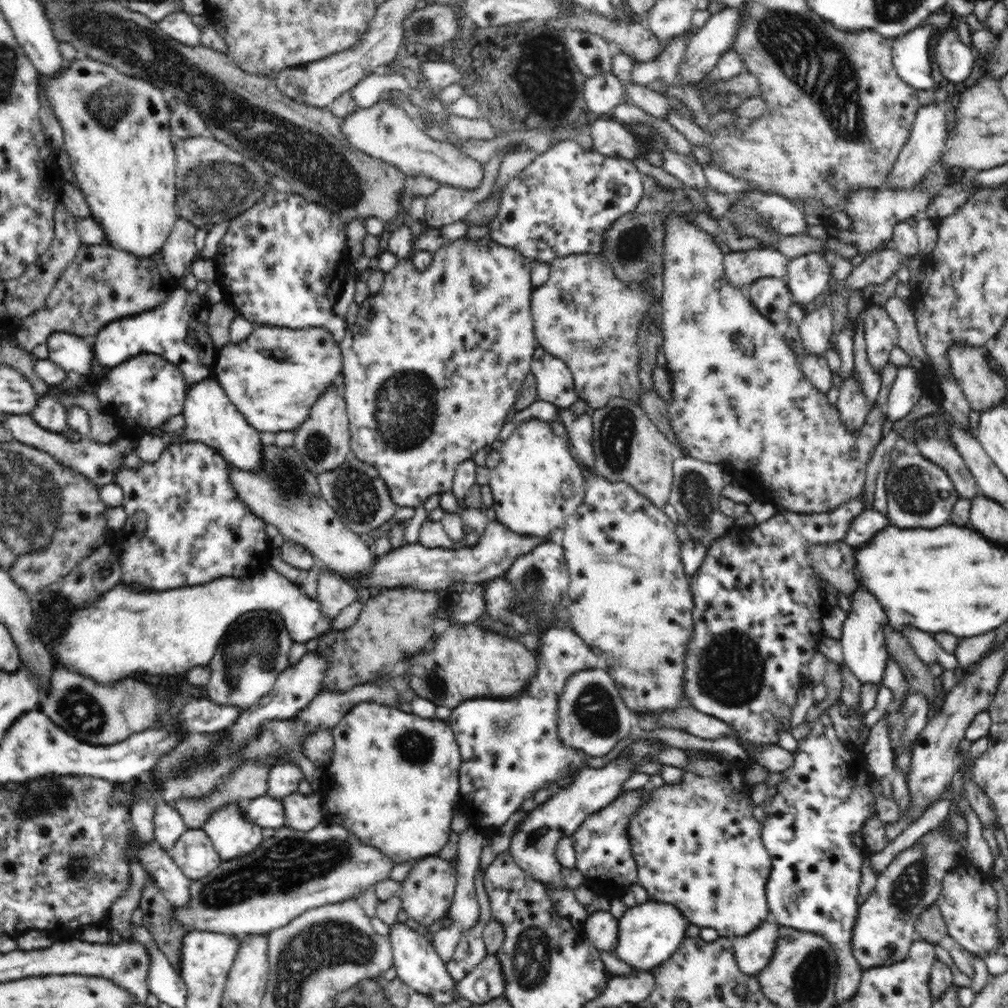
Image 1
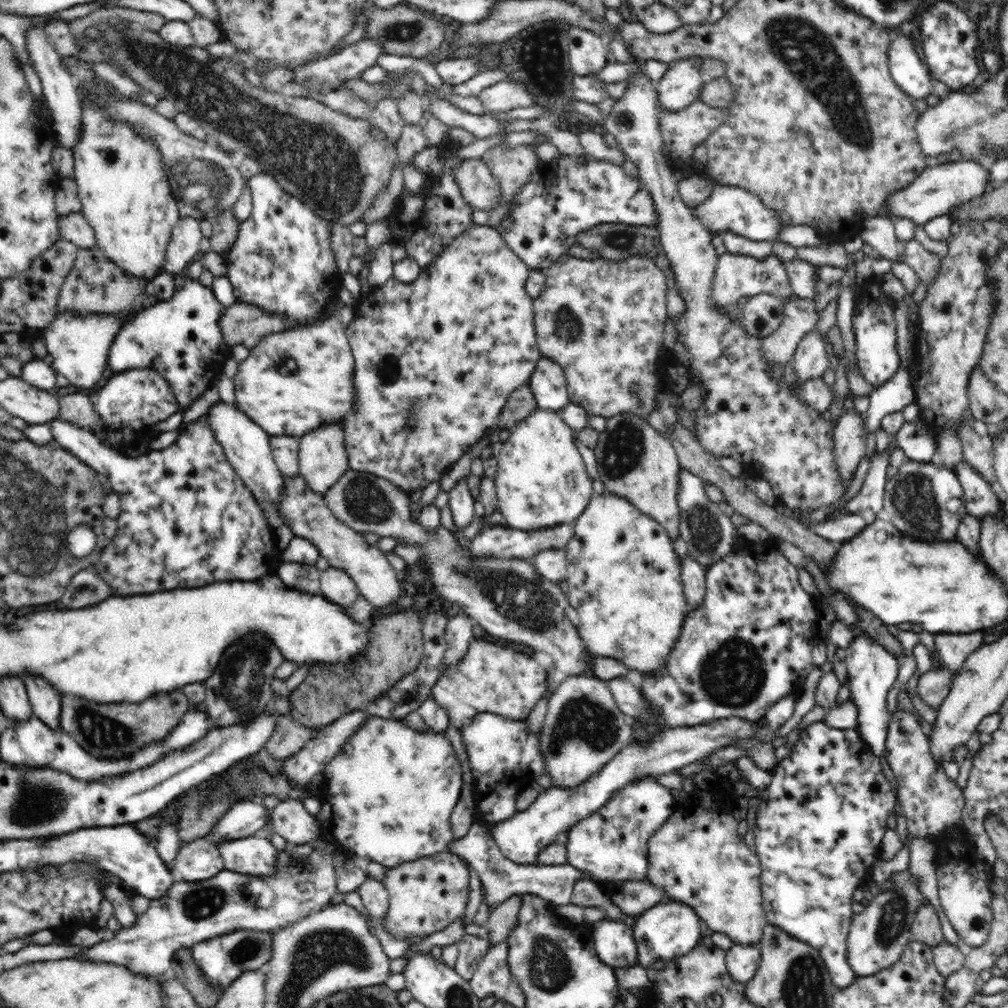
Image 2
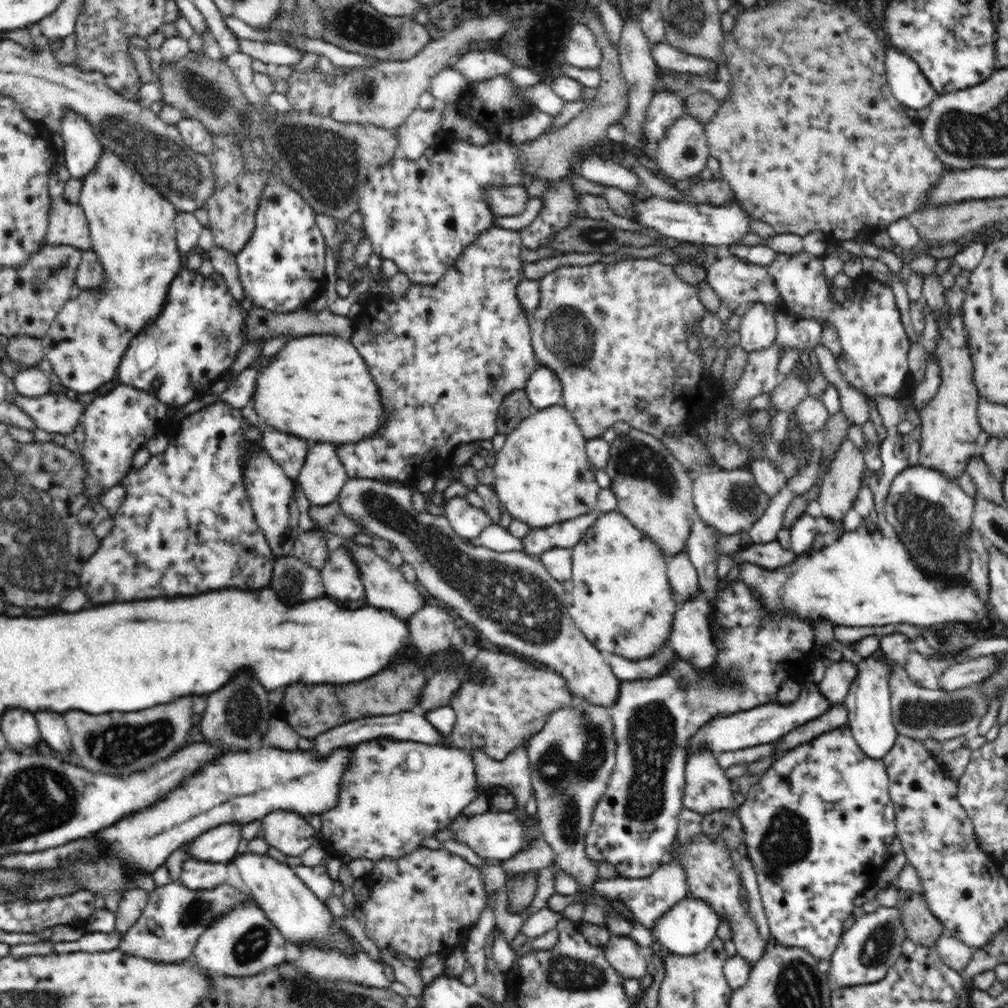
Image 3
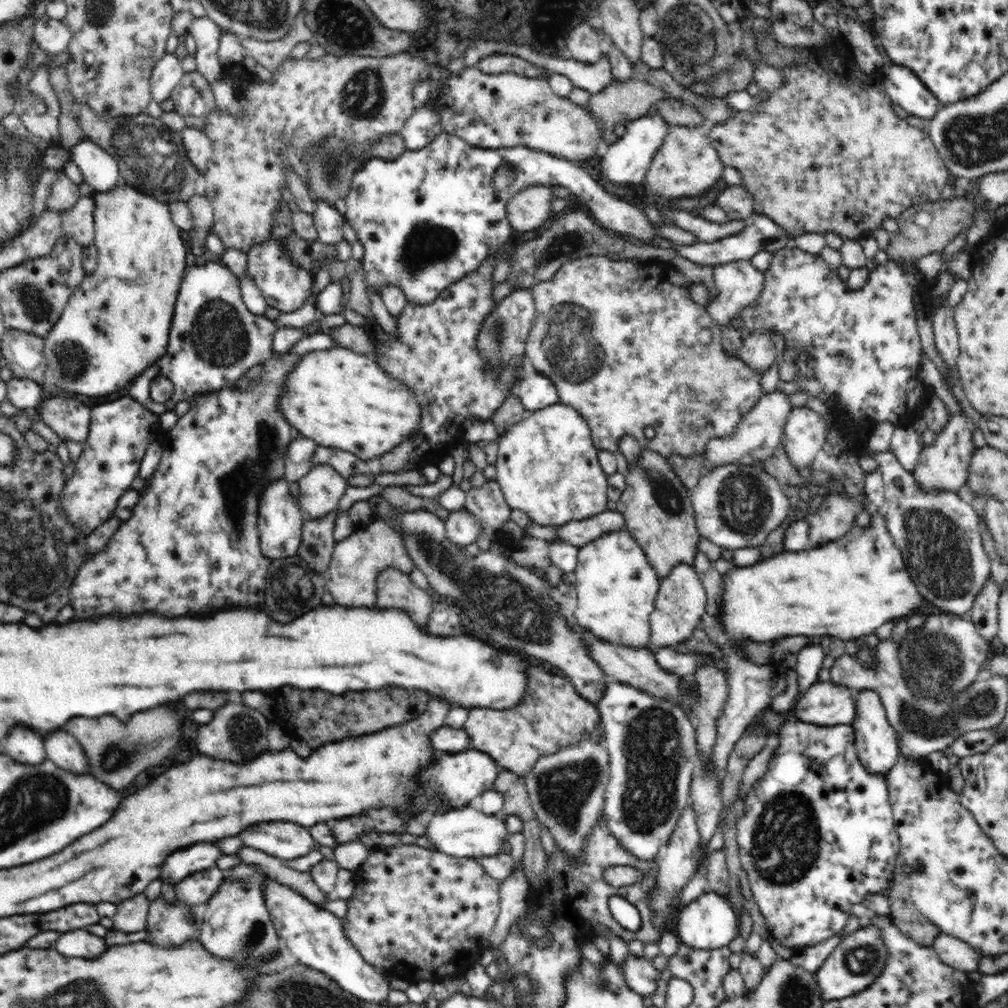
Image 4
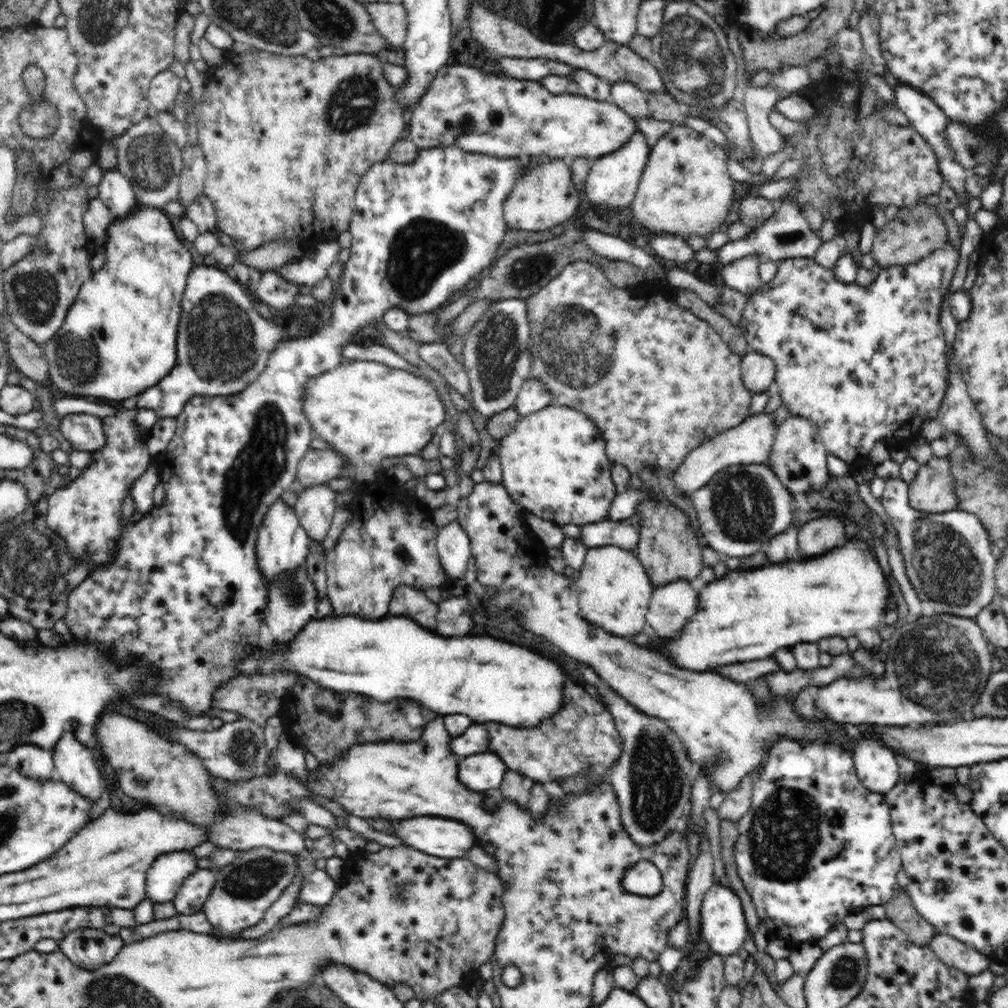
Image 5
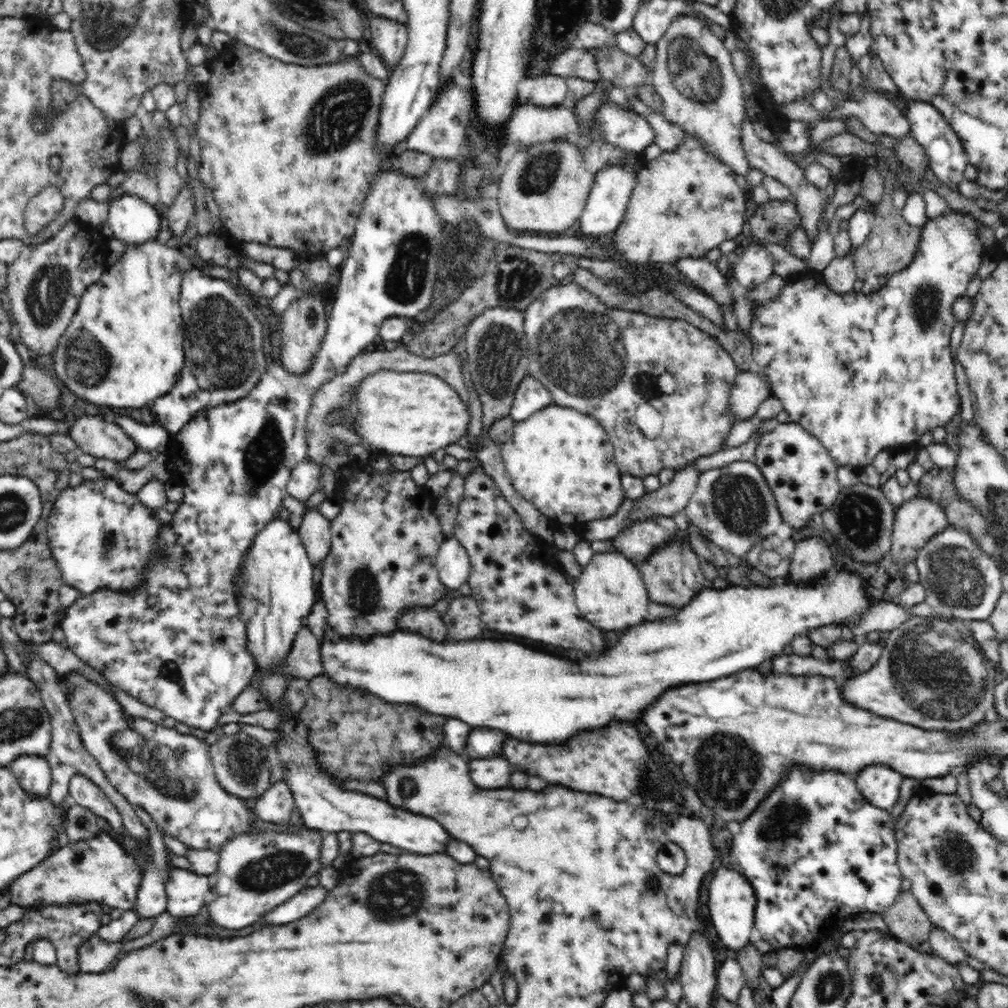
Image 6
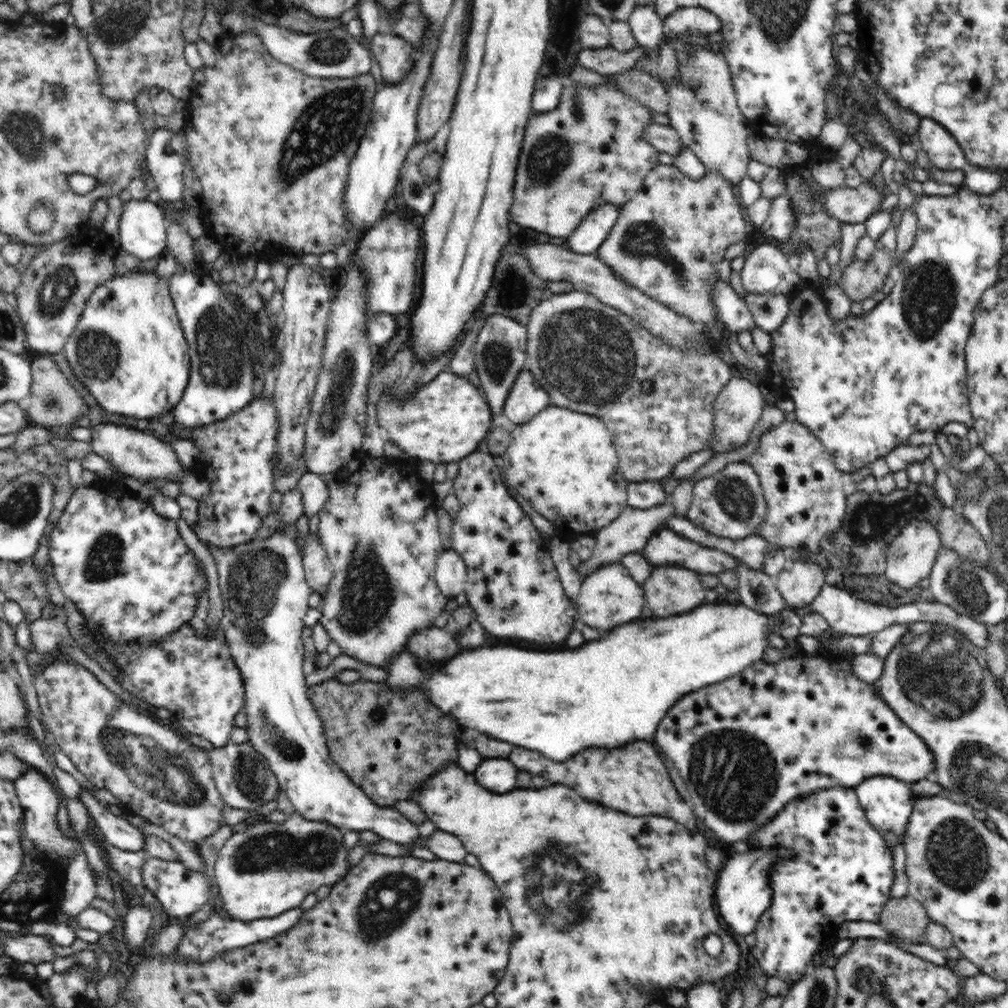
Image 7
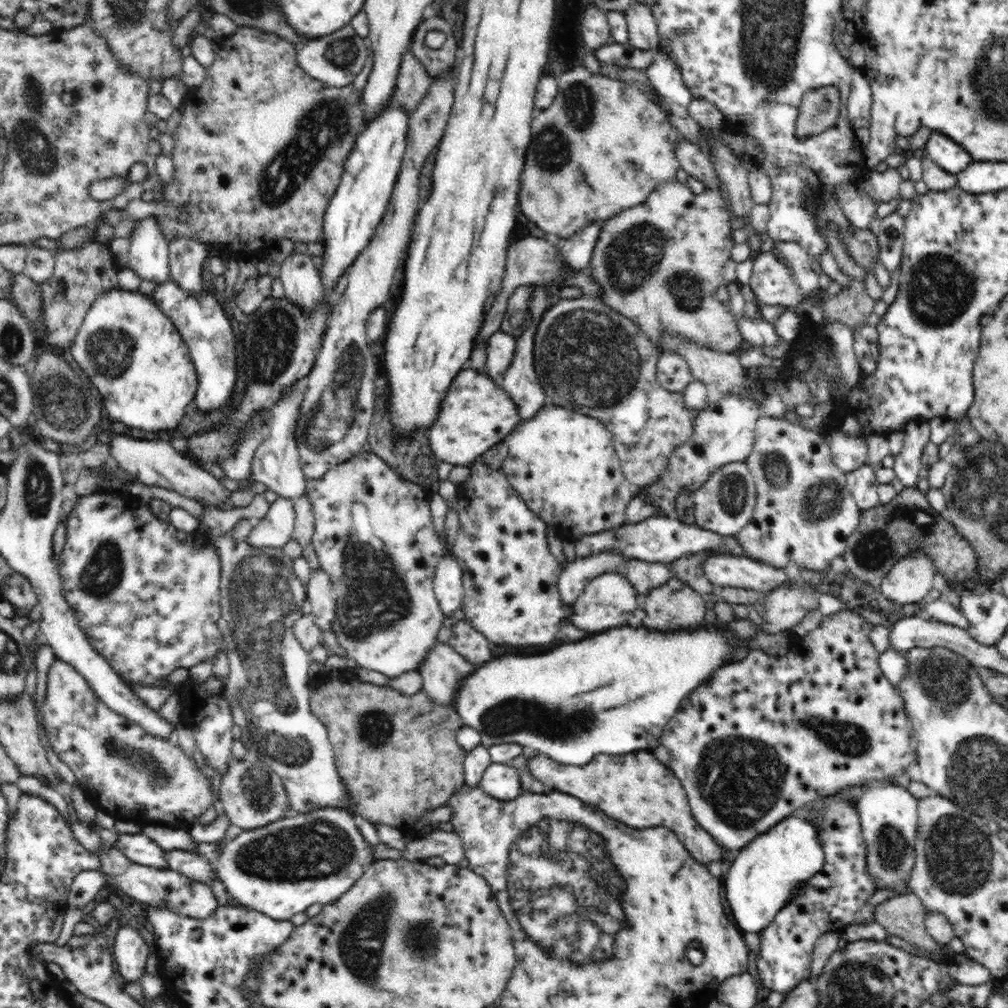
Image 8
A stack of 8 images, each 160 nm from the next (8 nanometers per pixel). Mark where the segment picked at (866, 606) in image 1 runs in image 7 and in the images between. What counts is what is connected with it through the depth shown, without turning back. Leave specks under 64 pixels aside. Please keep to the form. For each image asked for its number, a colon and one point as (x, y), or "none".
2: (872, 670)
3: (868, 703)
4: (875, 743)
5: (876, 766)
6: (880, 785)
7: (887, 802)

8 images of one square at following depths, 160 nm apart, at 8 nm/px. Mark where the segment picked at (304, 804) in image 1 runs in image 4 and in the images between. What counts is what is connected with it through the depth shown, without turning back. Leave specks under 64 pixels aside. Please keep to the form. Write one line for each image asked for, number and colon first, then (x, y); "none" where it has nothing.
2: (290, 820)
3: (290, 833)
4: (285, 840)

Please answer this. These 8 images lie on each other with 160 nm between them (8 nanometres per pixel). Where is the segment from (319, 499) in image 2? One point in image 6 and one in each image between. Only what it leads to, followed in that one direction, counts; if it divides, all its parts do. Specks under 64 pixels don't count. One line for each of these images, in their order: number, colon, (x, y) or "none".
3: (385, 587)
4: (395, 590)
5: (408, 601)
6: (425, 621)

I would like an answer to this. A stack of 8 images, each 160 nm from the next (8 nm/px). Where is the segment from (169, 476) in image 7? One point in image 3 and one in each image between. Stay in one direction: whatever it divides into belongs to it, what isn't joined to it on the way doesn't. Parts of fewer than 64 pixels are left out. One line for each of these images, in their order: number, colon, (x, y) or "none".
3: (55, 414)
4: (70, 419)
5: (85, 432)
6: (101, 438)

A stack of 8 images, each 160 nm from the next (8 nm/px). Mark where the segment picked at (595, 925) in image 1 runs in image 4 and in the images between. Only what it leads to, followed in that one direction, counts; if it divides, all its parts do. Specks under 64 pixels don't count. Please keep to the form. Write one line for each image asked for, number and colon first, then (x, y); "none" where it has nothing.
2: (614, 943)
3: (631, 960)
4: (640, 974)

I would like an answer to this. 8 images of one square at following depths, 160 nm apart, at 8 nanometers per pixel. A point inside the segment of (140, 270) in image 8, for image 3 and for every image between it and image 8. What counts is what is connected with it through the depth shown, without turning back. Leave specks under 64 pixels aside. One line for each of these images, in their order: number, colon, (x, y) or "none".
3: (82, 150)
4: (100, 170)
5: (115, 191)
6: (134, 221)
7: (142, 228)

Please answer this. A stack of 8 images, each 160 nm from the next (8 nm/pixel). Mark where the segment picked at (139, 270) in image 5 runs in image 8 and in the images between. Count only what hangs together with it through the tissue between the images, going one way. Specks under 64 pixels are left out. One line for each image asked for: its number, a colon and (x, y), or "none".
6: (123, 348)
7: (129, 350)
8: (129, 348)

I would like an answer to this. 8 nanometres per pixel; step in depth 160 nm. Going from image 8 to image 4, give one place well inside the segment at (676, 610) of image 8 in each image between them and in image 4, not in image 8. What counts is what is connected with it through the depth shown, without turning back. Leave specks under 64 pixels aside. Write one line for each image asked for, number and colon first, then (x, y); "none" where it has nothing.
4: (657, 507)
5: (668, 548)
6: (672, 575)
7: (670, 590)

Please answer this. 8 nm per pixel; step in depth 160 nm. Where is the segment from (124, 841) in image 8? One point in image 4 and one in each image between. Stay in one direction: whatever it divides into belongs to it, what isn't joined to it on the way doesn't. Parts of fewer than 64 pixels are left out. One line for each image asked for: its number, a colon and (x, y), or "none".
4: (62, 748)
5: (76, 763)
6: (85, 792)
7: (118, 833)

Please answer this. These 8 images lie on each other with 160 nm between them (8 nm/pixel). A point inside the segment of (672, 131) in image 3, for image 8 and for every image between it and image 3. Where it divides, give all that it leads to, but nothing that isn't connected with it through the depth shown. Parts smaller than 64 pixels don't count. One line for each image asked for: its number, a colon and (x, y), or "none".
4: (687, 165)
5: (685, 190)
6: (685, 203)
7: (668, 240)
8: (660, 264)

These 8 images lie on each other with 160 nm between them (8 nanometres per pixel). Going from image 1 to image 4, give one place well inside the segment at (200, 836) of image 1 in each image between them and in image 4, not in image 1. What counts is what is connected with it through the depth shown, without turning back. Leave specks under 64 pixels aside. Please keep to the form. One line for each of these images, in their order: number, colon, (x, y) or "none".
2: (199, 860)
3: (196, 875)
4: (198, 888)

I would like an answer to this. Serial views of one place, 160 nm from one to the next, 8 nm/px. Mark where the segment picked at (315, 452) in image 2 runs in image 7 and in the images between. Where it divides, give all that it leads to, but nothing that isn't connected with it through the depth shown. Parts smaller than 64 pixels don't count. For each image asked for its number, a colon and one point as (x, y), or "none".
3: (323, 476)
4: (321, 489)
5: (314, 507)
6: (314, 530)
7: (318, 569)

